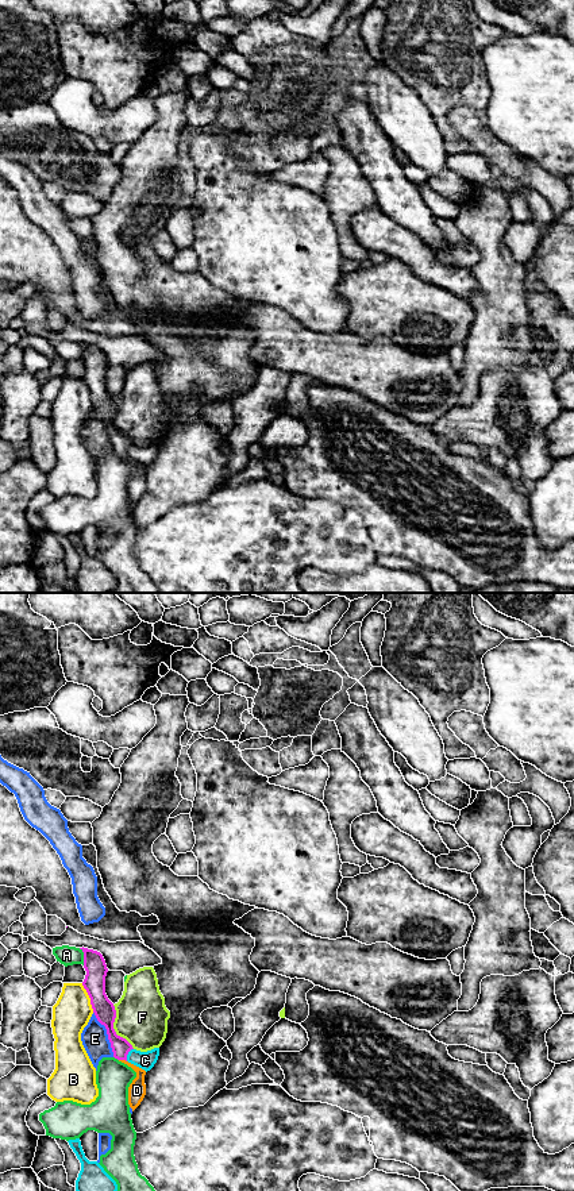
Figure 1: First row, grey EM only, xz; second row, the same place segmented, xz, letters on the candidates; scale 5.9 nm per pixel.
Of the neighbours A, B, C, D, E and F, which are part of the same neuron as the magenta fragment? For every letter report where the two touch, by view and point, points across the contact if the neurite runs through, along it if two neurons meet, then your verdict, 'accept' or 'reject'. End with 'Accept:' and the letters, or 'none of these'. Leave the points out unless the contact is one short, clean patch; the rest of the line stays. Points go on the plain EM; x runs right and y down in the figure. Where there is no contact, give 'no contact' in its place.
A: xz (84, 351) | reject
B: xz (89, 392) | reject
C: xz (127, 448) | along xz (133, 443), (126, 455) | reject
D: xz (123, 454) | across xz (120, 442), (123, 454), (139, 467), (137, 485) | accept
E: xz (107, 428) | reject
F: xz (112, 423) | reject
Accept: D

